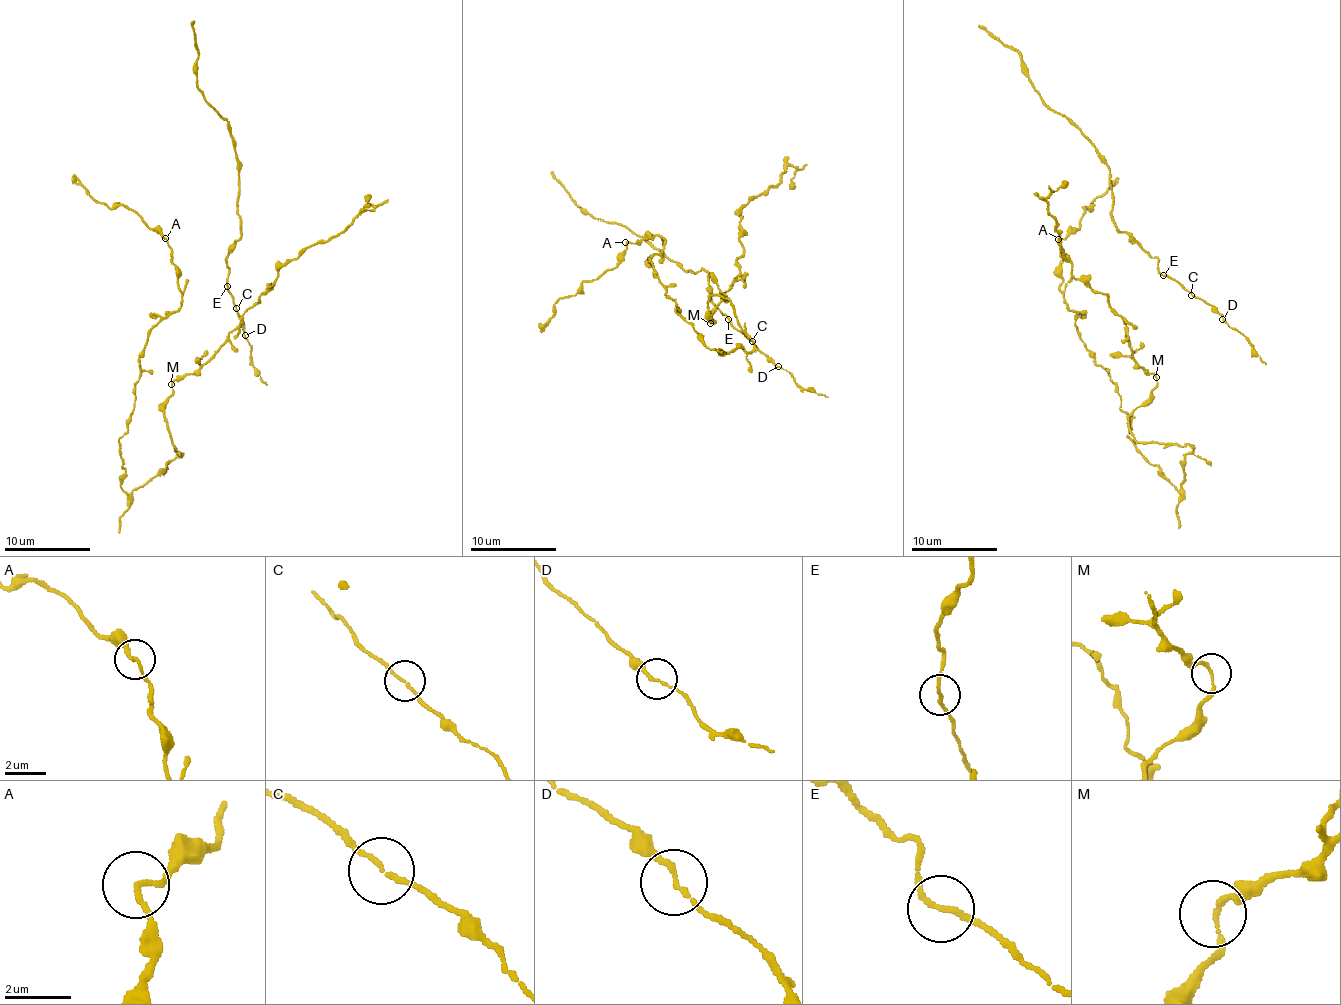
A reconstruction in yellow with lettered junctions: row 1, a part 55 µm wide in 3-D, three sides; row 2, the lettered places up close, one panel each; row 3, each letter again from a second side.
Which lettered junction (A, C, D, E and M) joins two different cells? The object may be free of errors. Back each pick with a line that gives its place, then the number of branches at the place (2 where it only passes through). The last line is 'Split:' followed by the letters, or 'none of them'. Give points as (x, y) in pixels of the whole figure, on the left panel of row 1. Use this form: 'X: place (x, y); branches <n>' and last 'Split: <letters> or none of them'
Split: none of them

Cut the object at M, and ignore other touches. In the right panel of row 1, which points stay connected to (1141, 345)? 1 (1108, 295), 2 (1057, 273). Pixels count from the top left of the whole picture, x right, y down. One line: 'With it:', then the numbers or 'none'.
With it: 1

